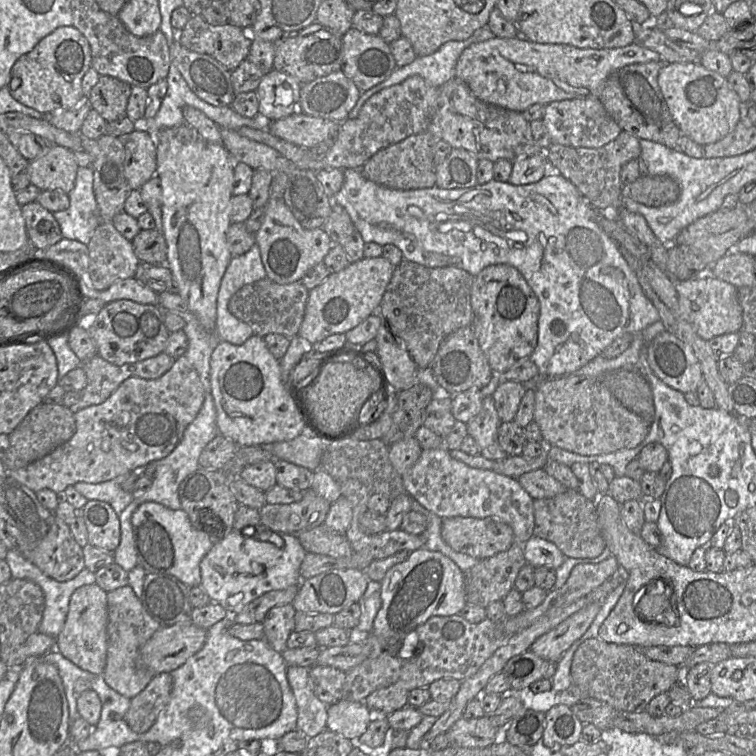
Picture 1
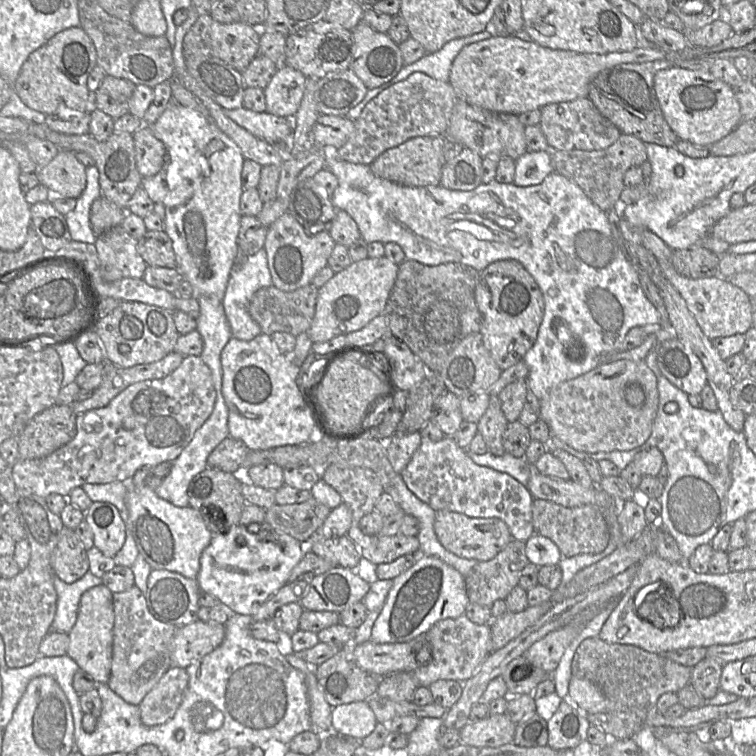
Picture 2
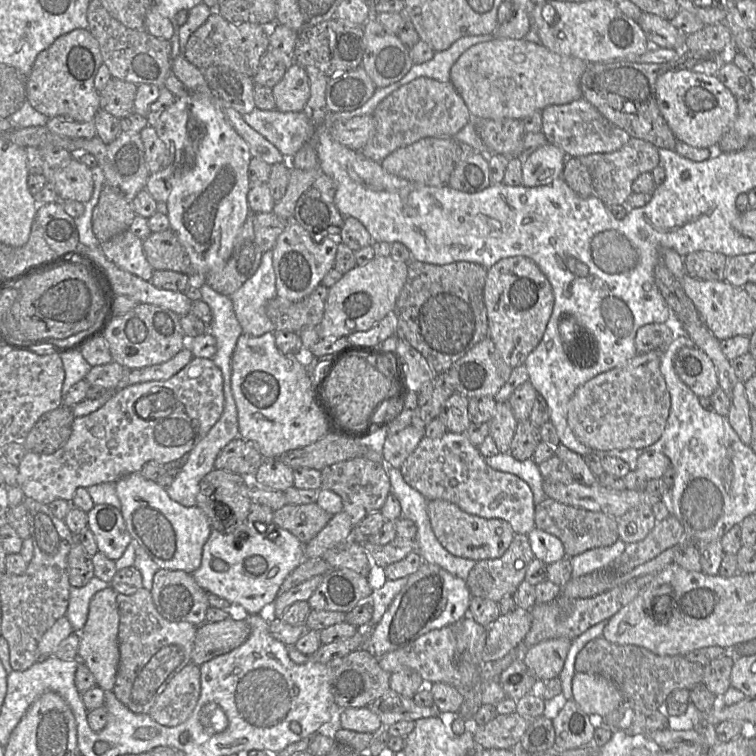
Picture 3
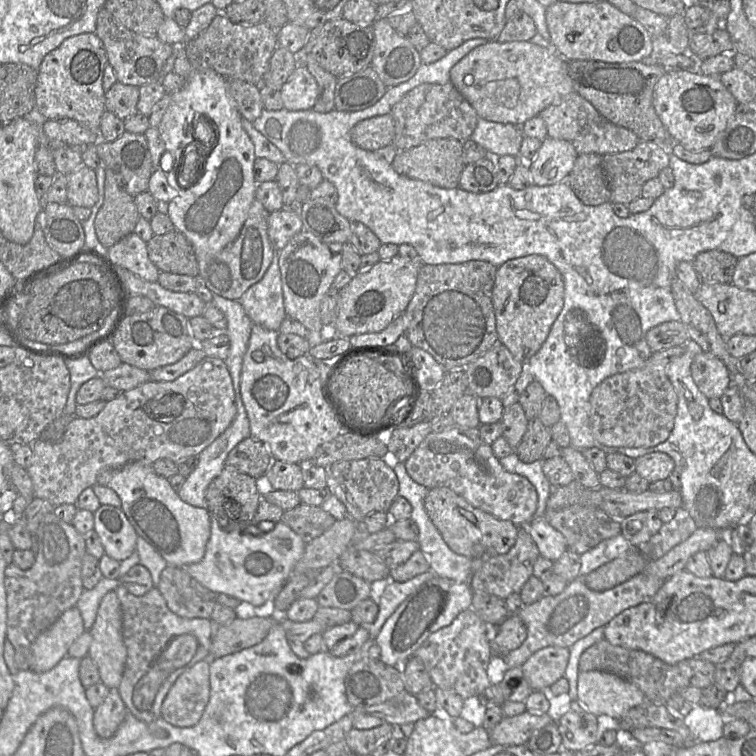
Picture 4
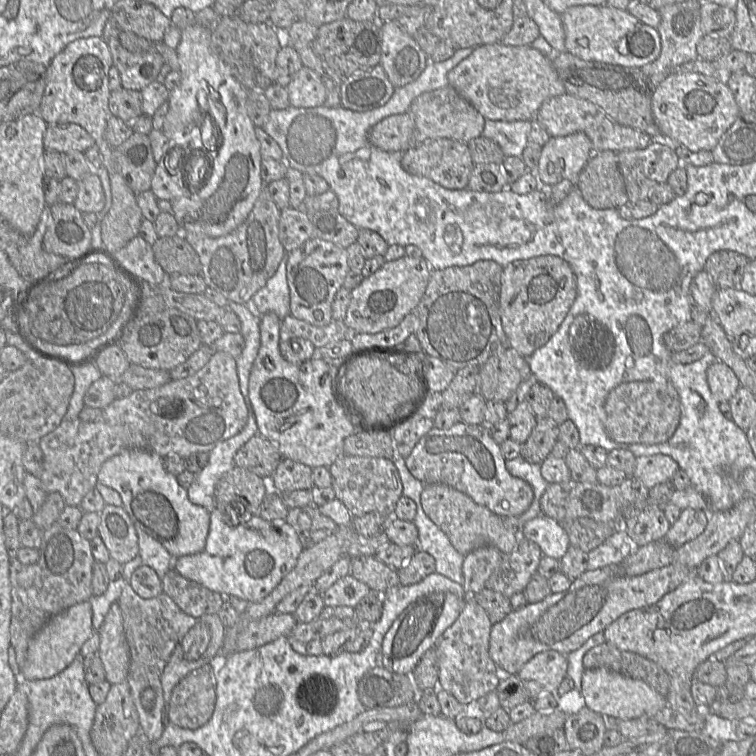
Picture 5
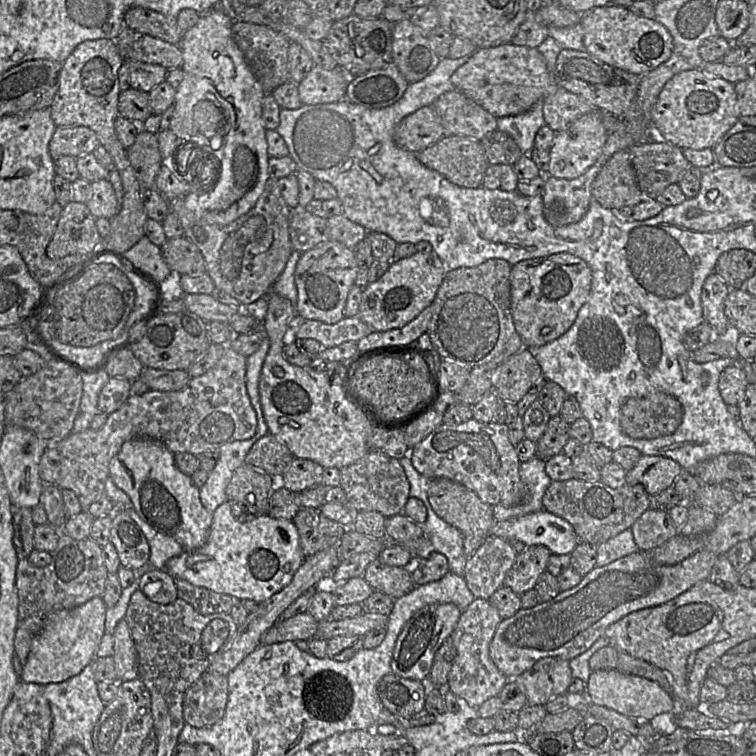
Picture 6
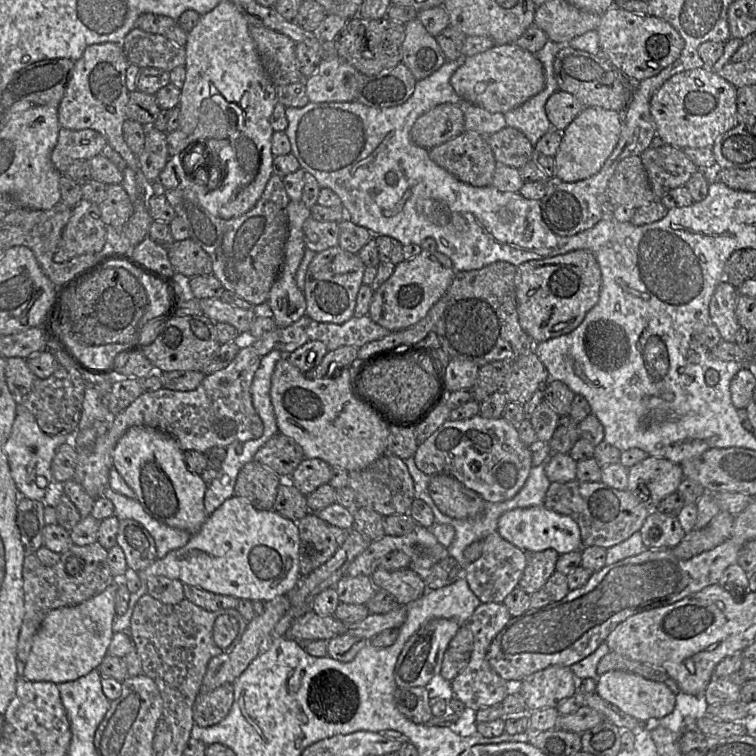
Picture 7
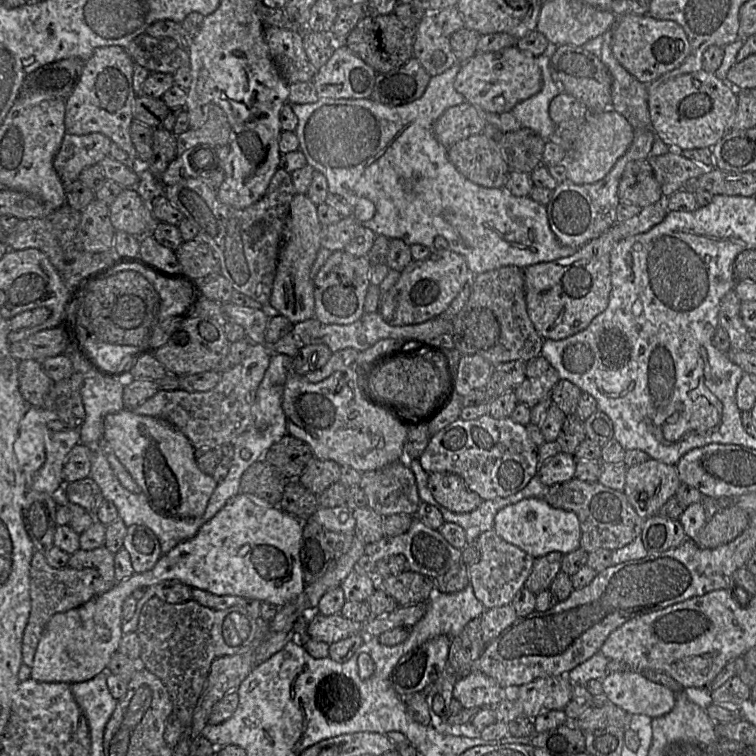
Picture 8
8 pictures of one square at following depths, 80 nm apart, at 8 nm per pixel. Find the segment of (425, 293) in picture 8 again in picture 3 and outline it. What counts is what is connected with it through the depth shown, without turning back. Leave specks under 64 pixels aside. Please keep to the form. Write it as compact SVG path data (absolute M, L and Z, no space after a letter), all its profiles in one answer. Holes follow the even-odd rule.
M391 256L375 257L364 265L356 265L329 287L321 323L316 326L320 339L339 338L366 331L392 312L408 274L406 262Z

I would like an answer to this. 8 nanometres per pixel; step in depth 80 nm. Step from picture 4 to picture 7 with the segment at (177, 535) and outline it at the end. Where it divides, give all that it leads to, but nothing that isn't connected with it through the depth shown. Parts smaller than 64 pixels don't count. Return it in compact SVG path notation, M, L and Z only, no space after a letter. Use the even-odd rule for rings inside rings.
M132 427L117 442L112 456L112 466L134 491L136 499L151 517L172 528L187 531L192 536L199 532L208 518L204 506L207 484L200 475L188 470L184 460L184 450L175 438L154 428Z

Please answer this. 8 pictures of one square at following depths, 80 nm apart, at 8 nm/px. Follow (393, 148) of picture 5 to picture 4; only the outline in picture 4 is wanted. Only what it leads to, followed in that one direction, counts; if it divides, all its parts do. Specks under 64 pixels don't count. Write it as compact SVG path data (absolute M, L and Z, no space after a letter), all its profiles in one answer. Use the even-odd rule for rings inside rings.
M388 114L358 122L350 132L352 142L365 150L375 151L391 144L395 133L394 121Z

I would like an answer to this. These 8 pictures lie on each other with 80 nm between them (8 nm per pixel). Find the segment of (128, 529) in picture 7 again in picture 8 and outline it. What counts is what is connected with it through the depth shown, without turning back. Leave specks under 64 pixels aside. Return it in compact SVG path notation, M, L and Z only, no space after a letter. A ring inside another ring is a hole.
M146 526L127 527L123 547L128 551L134 572L152 569L162 556L160 542L154 532Z

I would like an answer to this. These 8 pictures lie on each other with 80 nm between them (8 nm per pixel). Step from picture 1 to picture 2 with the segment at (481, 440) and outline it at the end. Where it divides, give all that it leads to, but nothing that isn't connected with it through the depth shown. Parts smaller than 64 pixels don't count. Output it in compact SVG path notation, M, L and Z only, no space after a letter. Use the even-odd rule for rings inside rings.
M492 393L489 395L488 408L477 422L477 430L484 439L488 452L495 456L502 456L506 453L502 444L502 436L509 422L501 409L498 396Z

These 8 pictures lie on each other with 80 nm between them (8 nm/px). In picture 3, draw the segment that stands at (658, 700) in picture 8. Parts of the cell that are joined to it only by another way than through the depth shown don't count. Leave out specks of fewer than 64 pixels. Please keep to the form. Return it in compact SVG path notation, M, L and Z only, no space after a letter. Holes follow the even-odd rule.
M575 673L572 678L572 694L573 700L585 713L601 717L624 701L613 682L595 674Z

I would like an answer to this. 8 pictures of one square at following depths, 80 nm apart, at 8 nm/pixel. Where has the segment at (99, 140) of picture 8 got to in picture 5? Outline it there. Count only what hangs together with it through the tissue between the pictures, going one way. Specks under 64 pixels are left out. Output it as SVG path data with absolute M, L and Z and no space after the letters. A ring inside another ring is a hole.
M78 124L48 125L44 135L45 150L56 151L60 154L68 152L84 153L94 146L90 134Z

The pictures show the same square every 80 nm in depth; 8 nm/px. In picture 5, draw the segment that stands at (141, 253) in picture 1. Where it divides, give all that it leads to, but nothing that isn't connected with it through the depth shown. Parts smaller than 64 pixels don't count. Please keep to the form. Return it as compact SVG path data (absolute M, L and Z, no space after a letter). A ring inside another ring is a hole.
M182 234L160 237L152 249L156 262L166 274L202 276L199 256Z

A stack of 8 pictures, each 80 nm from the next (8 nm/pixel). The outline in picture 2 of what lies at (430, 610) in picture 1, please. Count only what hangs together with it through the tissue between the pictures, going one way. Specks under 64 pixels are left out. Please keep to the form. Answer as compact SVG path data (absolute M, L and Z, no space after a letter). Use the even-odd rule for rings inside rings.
M419 555L412 567L393 579L370 640L379 644L409 642L425 635L440 620L464 615L468 604L464 576L436 557Z

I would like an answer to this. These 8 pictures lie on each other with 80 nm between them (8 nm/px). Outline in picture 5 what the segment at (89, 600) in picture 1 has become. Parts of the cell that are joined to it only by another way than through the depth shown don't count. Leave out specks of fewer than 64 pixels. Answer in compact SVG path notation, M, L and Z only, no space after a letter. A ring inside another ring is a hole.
M118 601L111 604L101 627L96 632L100 638L97 654L105 670L105 680L111 685L126 681L130 654Z

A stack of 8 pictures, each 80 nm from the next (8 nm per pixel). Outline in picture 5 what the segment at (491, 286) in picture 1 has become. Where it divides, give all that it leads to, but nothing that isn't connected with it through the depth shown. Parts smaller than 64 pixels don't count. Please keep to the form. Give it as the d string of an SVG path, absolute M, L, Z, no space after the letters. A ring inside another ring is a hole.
M545 255L517 260L503 267L500 315L510 348L529 358L558 330L576 296L576 276L569 263L558 256Z

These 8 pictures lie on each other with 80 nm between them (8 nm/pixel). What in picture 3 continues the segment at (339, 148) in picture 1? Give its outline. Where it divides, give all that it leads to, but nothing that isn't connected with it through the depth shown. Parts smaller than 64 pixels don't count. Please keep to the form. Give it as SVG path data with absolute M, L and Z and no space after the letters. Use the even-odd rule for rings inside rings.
M418 77L385 97L372 113L374 131L367 143L357 151L375 162L381 162L398 148L413 144L426 137L454 137L472 119L462 97L451 82L440 82L427 77Z

